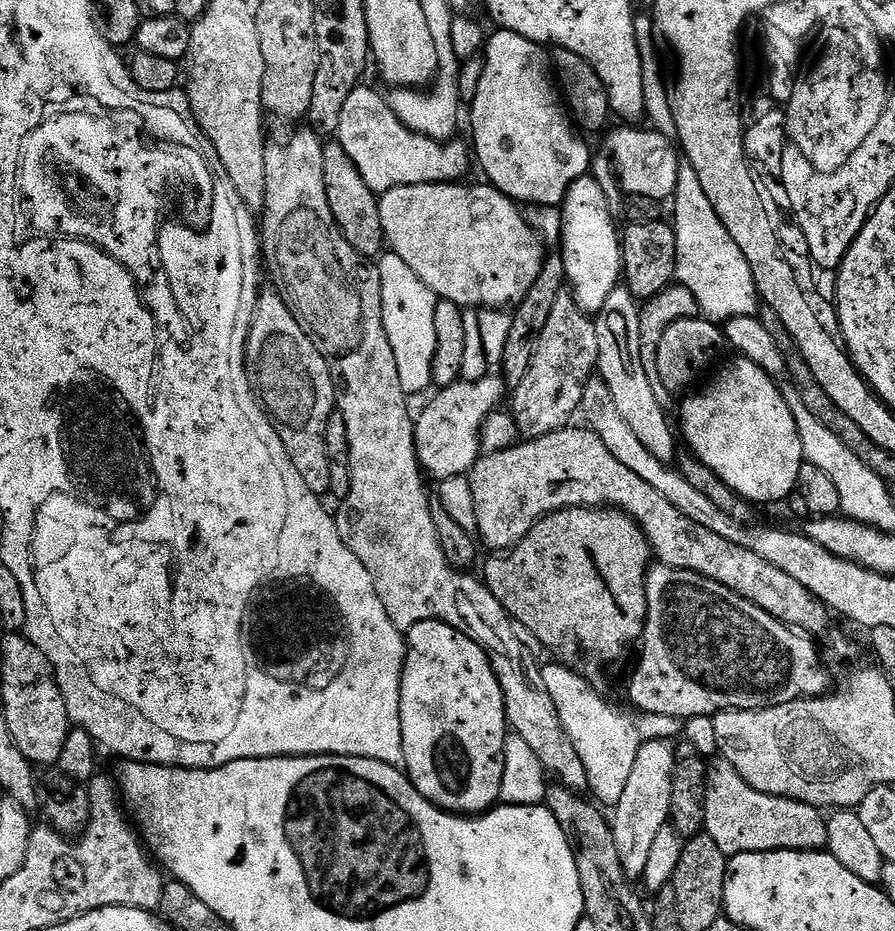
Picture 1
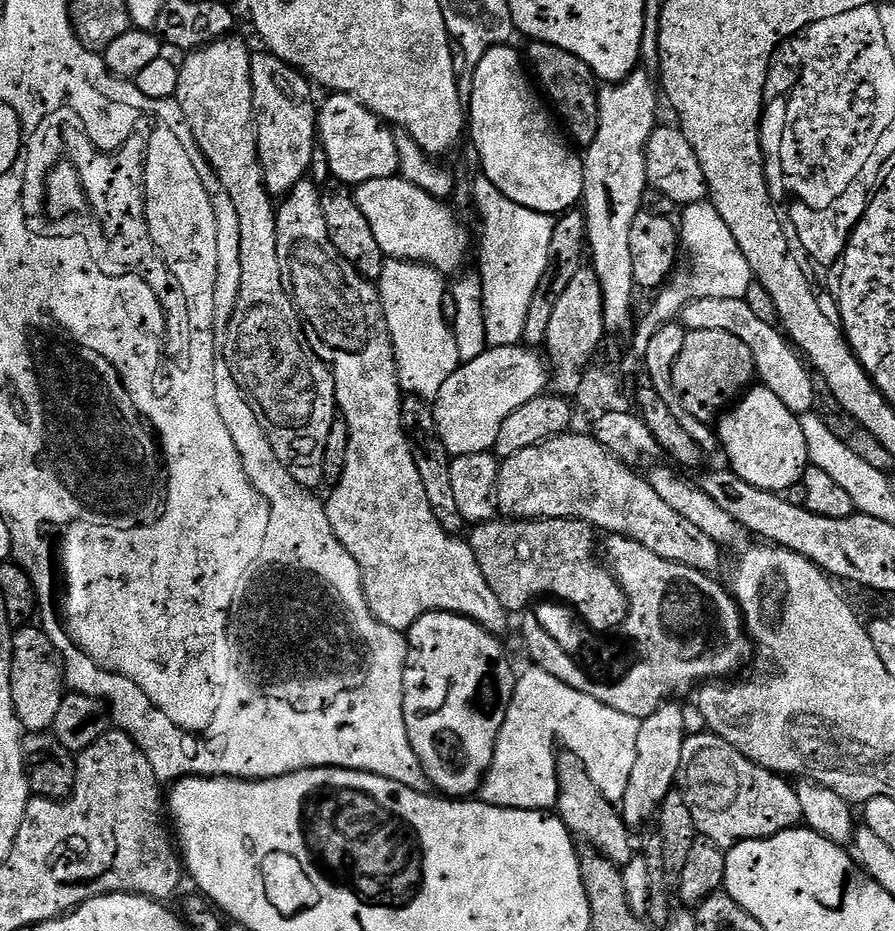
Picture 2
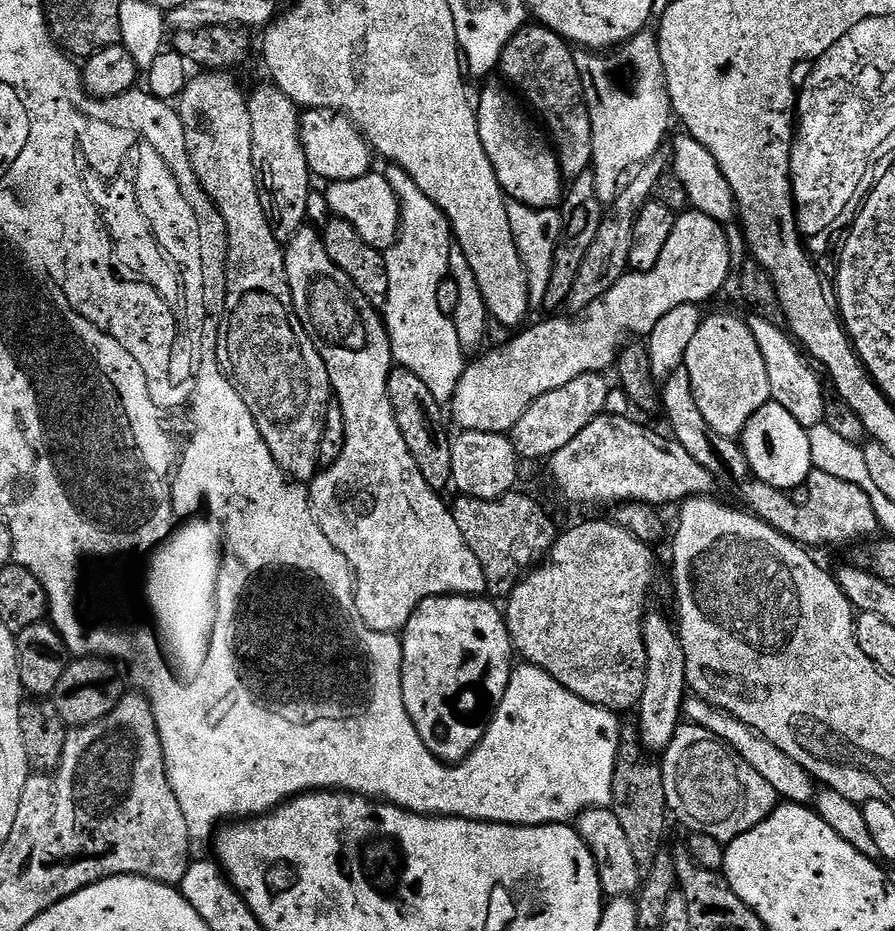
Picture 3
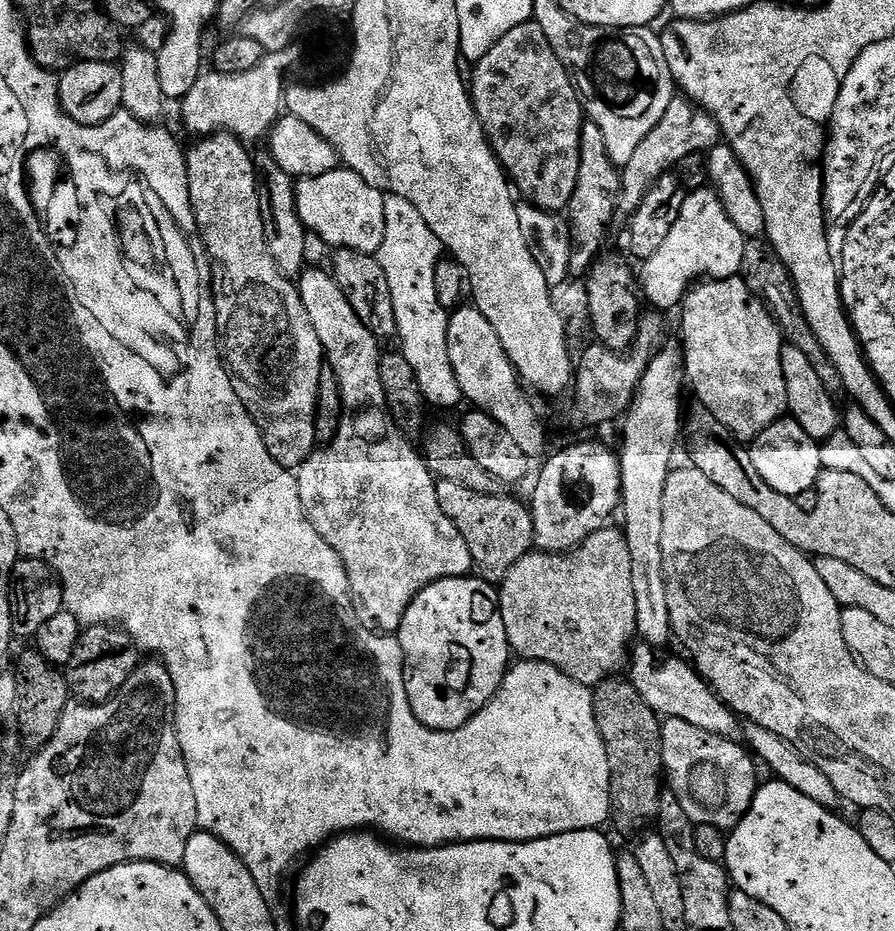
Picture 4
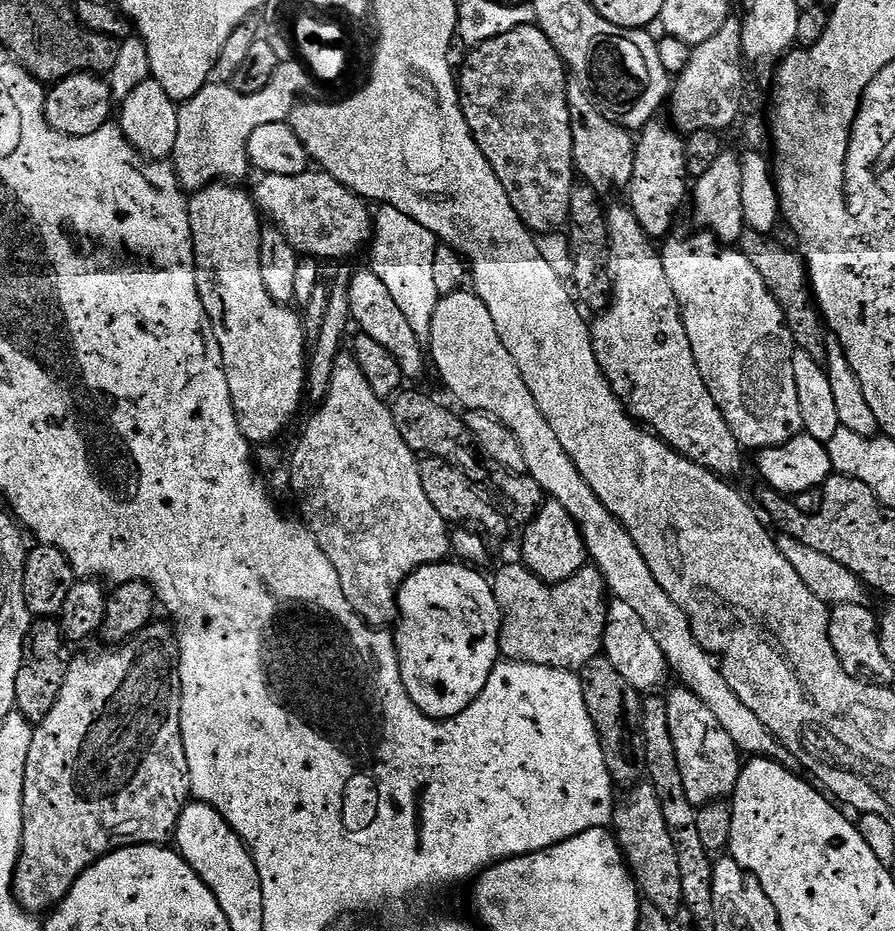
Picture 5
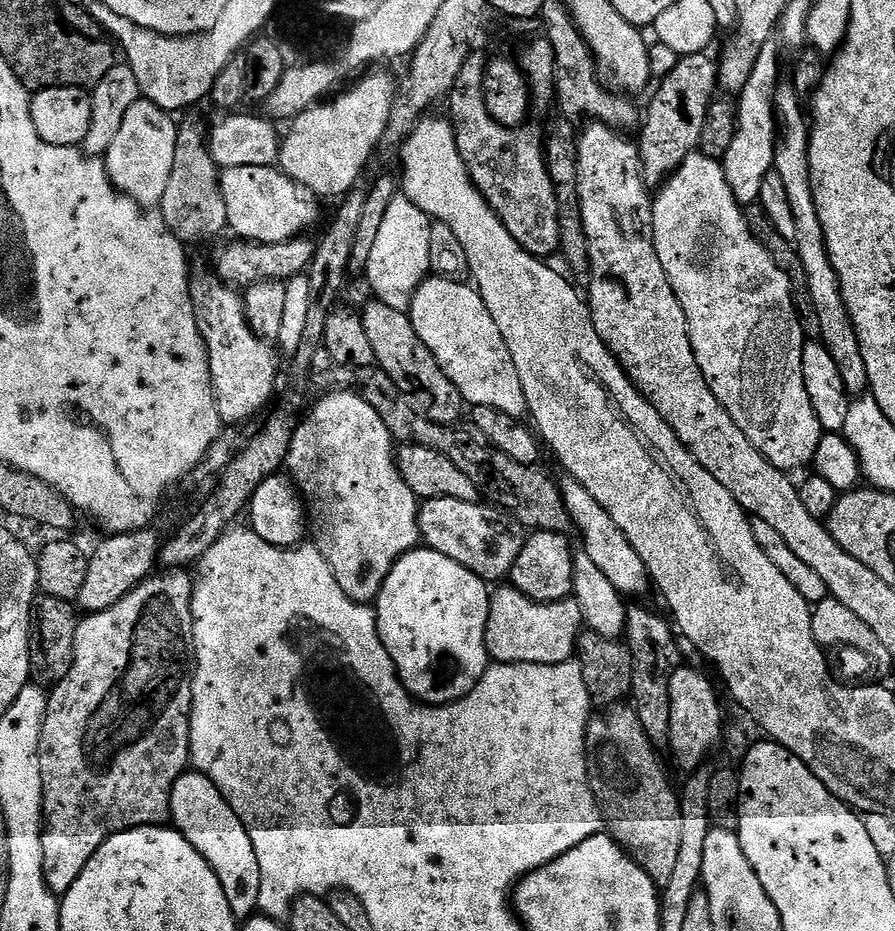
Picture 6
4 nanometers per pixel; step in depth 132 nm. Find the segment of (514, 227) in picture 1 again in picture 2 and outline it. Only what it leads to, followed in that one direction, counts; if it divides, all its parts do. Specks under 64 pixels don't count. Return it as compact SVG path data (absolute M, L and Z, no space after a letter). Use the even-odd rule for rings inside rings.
M397 174L390 178L374 178L374 182L359 185L354 192L358 202L358 210L370 222L370 230L374 230L374 239L389 260L410 260L418 264L427 264L441 274L448 272L459 273L464 254L466 252L467 238L462 234L457 209L451 203L445 202L441 197L426 194L418 186Z

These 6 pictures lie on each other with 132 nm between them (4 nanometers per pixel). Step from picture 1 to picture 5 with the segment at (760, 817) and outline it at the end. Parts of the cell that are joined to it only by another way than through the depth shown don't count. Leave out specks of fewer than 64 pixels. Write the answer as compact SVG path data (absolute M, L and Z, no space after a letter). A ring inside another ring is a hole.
M676 686L672 693L667 693L666 699L666 718L670 718L670 738L674 738L678 770L682 770L682 783L686 785L686 794L690 802L699 806L731 797L736 791L742 767L742 753L734 746L734 738L730 738L726 730L722 730L718 718L714 718L706 702L702 702L702 698L694 695L689 688Z

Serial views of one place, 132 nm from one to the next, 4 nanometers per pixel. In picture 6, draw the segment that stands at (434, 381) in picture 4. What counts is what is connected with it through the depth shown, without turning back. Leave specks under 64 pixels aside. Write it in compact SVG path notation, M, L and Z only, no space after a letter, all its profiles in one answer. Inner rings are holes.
M398 194L394 202L386 210L386 218L378 230L378 238L370 253L370 262L366 279L372 287L375 299L386 302L386 306L394 306L394 310L408 312L412 307L412 299L423 280L432 272L430 266L430 230L433 221L410 198Z

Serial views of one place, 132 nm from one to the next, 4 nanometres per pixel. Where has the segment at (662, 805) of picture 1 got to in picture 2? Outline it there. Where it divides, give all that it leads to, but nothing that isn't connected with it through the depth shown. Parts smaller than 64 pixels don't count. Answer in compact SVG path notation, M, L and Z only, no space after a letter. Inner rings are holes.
M665 702L654 714L640 721L638 730L638 758L634 758L634 770L630 773L630 786L622 801L624 824L630 830L637 830L648 819L655 817L660 804L674 791L680 774L682 746L686 739L684 732L684 712L675 702Z

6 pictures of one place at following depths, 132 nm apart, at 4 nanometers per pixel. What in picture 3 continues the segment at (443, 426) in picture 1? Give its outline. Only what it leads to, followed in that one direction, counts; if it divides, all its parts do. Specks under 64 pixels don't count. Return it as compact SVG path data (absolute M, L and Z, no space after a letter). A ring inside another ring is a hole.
M685 210L677 215L674 230L666 247L662 249L662 258L658 258L658 266L645 272L629 271L619 280L601 300L595 302L585 312L573 315L573 320L567 320L564 314L556 314L553 320L544 320L533 328L525 327L525 332L517 331L509 344L496 348L485 354L481 360L467 365L458 382L458 390L454 390L454 398L450 405L450 416L456 419L457 429L469 432L511 433L512 427L526 414L526 410L542 394L550 394L550 390L558 390L574 378L587 372L607 373L615 365L616 356L624 347L629 337L644 338L658 326L659 320L670 314L674 306L683 304L707 305L711 296L716 296L724 288L728 275L733 275L734 257L728 246L728 234L725 225L714 218L695 210Z

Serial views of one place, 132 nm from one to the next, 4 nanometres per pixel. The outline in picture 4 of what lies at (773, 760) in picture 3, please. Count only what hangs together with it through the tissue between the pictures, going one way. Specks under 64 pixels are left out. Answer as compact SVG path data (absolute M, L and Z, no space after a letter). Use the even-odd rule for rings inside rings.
M643 642L637 644L637 648L635 645L631 649L626 672L634 690L638 690L642 698L646 698L646 706L650 706L650 710L654 710L661 718L682 718L684 722L690 722L700 730L719 736L736 738L741 735L742 724L736 713L720 699L720 694L712 689L711 684L687 659L684 661L672 656L669 660L656 664L657 649Z

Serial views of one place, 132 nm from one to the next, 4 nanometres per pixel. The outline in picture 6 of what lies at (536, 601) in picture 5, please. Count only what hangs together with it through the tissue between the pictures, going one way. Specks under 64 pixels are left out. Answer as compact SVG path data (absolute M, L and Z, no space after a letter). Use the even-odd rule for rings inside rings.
M514 587L495 589L486 618L488 659L498 664L561 664L577 655L584 627L582 610L574 598L538 604Z

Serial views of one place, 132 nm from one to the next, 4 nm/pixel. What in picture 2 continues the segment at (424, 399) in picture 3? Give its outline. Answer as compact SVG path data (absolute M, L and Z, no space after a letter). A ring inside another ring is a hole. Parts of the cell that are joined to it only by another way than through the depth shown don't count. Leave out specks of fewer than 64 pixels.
M405 395L400 413L402 426L410 446L410 454L414 454L414 466L418 466L418 474L422 478L422 487L426 489L426 502L430 502L430 510L434 510L434 518L438 518L438 526L453 534L463 533L466 525L462 514L458 514L458 505L454 499L450 466L454 457L448 453L442 438L436 429L436 413L429 401L418 396Z

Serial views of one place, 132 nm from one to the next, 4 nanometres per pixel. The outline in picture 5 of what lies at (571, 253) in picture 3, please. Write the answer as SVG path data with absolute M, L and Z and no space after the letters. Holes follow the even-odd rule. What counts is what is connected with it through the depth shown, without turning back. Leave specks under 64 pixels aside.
M578 83L568 85L568 105L570 134L574 134L574 166L577 177L601 194L607 194L611 188L627 189L634 178L636 140L633 133L610 122L610 118L606 118L604 111L593 100L592 94Z

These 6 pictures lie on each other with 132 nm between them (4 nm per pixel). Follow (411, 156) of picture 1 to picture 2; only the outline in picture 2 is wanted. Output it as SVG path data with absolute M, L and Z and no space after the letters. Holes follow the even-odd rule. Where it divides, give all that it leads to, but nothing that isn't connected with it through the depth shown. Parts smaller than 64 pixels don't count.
M344 92L329 95L327 98L329 100L325 104L321 103L318 108L318 144L326 152L333 177L341 185L359 186L366 182L374 182L374 178L390 178L397 175L400 170L400 159L393 129L379 116L375 116L366 105Z

